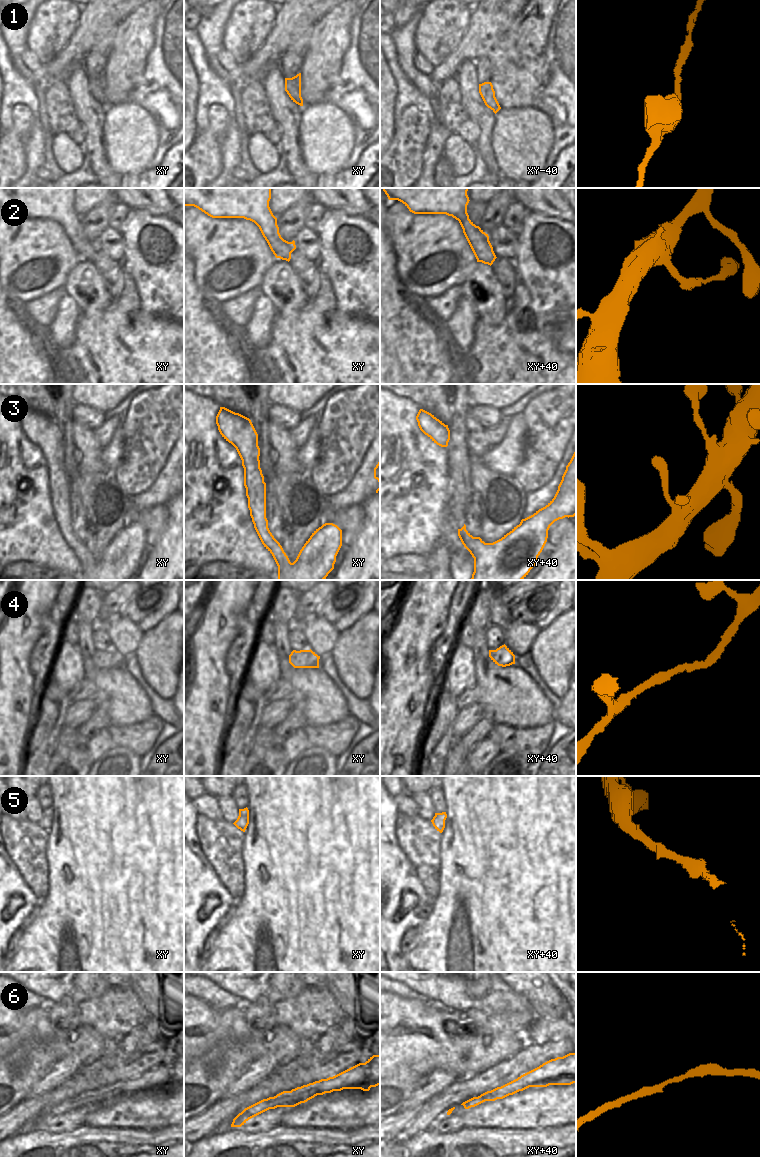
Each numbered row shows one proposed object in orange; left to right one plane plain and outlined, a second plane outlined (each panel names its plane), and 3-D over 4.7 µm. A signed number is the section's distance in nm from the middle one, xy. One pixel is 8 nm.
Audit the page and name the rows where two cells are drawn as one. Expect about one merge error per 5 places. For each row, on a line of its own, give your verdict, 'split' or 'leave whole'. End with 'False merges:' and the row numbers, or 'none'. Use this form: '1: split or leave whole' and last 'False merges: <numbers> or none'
1: leave whole
2: leave whole
3: leave whole
4: leave whole
5: leave whole
6: leave whole
False merges: none

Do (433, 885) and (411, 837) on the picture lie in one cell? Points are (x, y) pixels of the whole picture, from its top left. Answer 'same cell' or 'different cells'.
same cell

